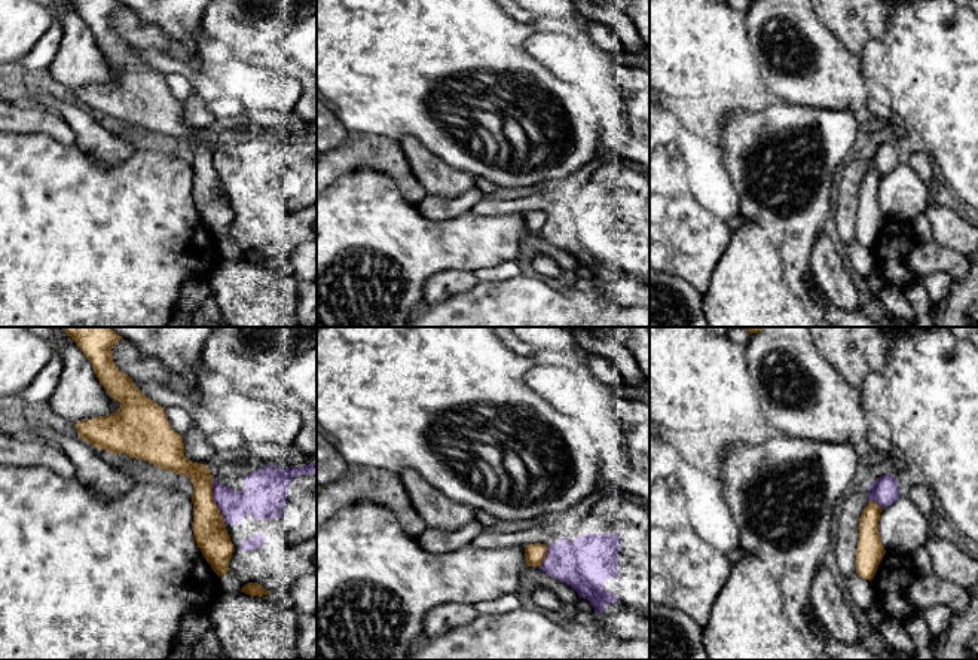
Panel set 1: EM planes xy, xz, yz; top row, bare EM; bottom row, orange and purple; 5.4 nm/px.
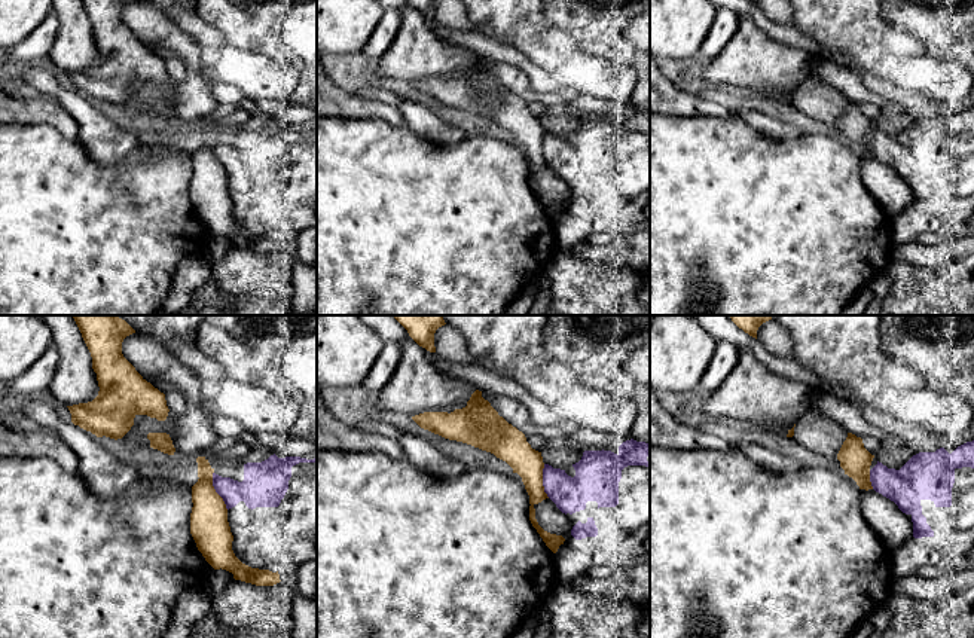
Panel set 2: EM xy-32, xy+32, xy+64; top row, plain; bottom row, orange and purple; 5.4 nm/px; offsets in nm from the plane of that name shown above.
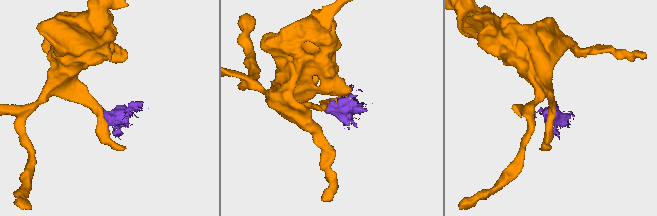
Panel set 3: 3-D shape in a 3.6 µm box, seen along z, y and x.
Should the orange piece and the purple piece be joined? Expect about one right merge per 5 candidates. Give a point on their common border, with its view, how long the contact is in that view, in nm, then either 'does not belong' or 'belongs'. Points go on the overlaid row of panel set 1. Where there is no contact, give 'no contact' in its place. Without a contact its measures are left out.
contact xy (214, 503); length 260 nm; does not belong

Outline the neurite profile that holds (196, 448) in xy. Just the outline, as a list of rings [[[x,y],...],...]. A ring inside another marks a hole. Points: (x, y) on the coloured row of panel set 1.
[[[193,424],[190,431],[181,436],[181,439],[184,443],[184,456],[187,459],[210,465],[220,458],[216,449],[210,444],[208,436],[205,436],[196,424]]]

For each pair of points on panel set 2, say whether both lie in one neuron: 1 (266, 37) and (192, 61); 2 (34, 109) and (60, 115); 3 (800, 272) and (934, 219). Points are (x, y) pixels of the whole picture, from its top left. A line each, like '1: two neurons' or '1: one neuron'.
1: two neurons
2: one neuron
3: two neurons

